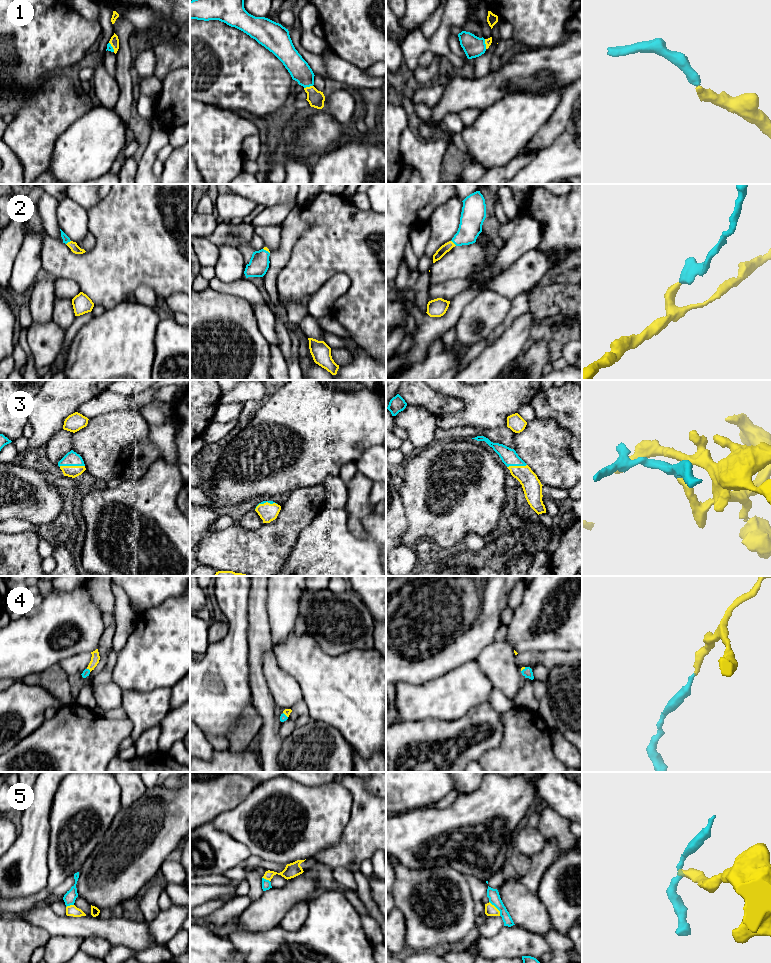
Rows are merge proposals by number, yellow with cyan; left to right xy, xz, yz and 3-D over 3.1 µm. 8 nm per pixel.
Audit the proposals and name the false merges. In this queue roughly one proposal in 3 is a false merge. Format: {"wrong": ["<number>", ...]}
{"wrong": ["5"]}

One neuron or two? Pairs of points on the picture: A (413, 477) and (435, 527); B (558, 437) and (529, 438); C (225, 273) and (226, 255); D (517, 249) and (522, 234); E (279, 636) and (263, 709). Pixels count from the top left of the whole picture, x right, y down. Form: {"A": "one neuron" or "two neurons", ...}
{"A": "one neuron", "B": "one neuron", "C": "one neuron", "D": "one neuron", "E": "two neurons"}

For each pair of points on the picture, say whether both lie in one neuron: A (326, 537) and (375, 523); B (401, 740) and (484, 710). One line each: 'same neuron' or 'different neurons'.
A: same neuron
B: same neuron

